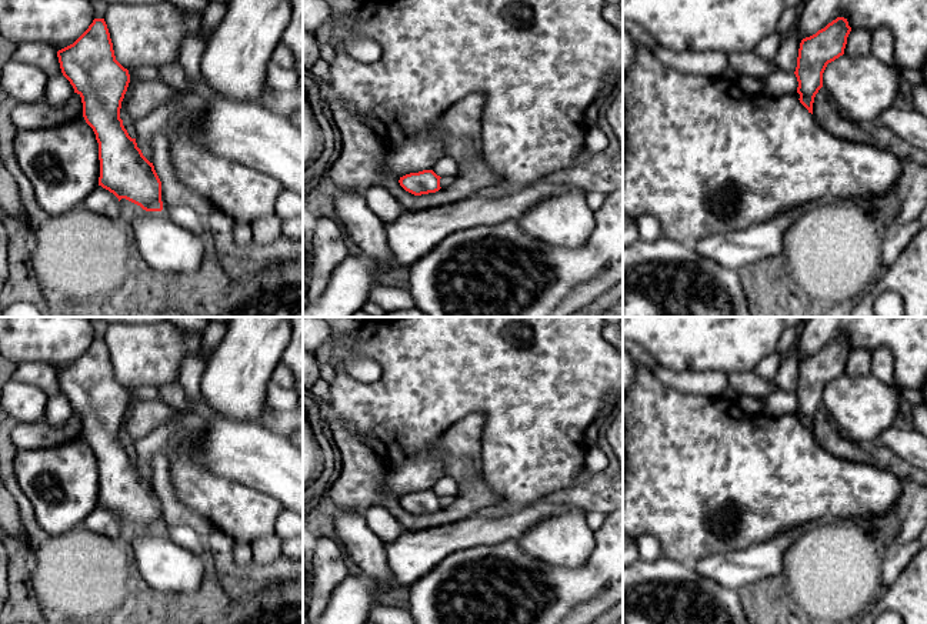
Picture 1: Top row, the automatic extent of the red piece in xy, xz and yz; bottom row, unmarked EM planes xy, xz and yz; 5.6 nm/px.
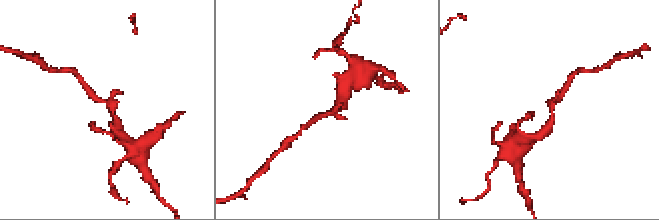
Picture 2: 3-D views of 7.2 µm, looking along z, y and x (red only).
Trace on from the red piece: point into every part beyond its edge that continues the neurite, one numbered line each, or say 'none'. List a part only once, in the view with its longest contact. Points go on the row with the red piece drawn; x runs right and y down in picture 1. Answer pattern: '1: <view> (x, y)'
none

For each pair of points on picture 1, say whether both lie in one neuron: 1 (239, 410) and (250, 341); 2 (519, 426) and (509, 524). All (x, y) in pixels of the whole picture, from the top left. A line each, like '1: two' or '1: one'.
1: one
2: two

